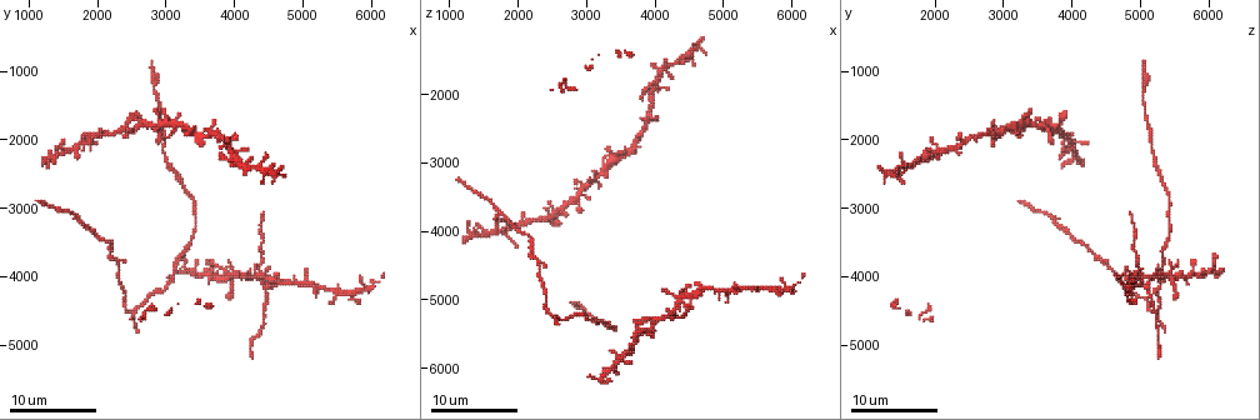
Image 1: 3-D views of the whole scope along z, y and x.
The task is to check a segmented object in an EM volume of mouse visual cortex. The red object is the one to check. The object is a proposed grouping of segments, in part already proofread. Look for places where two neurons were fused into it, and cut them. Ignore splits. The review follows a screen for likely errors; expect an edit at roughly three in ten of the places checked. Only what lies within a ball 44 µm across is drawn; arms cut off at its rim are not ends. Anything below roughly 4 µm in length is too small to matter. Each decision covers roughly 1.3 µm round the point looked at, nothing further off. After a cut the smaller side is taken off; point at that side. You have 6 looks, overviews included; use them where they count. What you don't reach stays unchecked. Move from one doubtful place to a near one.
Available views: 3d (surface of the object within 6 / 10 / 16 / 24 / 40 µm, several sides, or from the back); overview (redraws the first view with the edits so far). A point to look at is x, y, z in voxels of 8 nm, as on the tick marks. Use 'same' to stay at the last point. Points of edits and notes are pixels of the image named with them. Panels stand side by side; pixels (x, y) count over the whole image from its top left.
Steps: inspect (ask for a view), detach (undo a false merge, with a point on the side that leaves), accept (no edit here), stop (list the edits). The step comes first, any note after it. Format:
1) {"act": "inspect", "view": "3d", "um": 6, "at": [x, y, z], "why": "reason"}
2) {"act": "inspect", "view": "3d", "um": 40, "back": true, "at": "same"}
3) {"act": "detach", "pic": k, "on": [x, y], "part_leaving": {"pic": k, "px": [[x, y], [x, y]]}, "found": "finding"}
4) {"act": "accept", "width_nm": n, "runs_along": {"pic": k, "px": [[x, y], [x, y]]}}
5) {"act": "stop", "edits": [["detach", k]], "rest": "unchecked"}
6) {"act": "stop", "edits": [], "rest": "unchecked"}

{"act": "inspect", "view": "3d", "um": 16, "at": [3050, 4100, 5250], "why": "thin neck"}

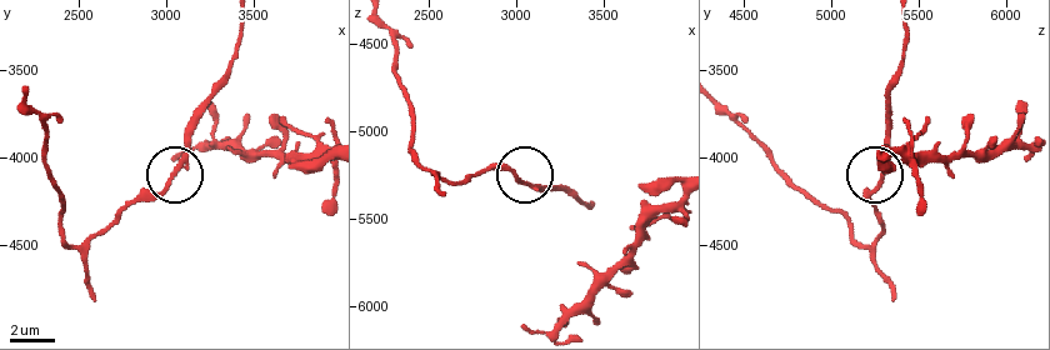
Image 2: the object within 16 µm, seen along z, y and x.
{"act": "accept", "runs_along": {"pic": 2, "px": [[720, 104], [865, 244], [883, 228], [871, 191], [888, 111]]}, "found": "all the same neuron"}

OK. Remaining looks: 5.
{"act": "inspect", "view": "3d", "um": 10, "at": [2300, 3800, 4450], "why": "thin arm on a thick one"}

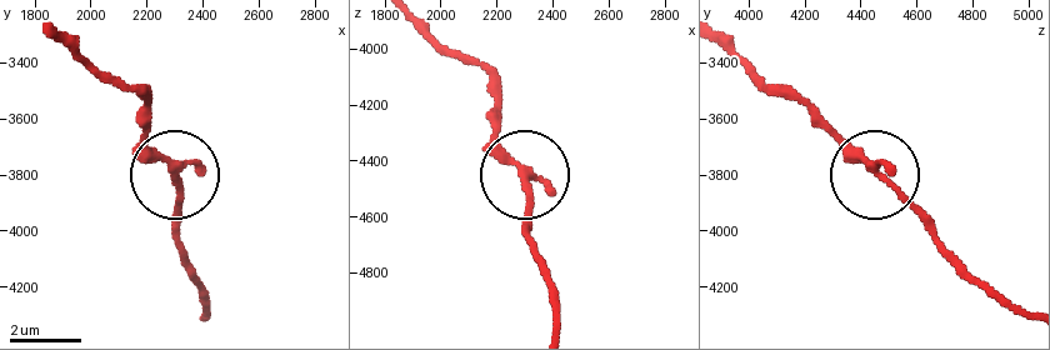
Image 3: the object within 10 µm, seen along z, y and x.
{"act": "accept", "runs_along": {"pic": 3, "px": [[63, 39], [143, 93], [143, 128], [168, 164], [179, 233]]}, "found": "all the same neuron"}

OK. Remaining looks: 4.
{"act": "inspect", "view": "3d", "um": 10, "at": [1800, 3250, 3750], "why": "arms run side by side"}

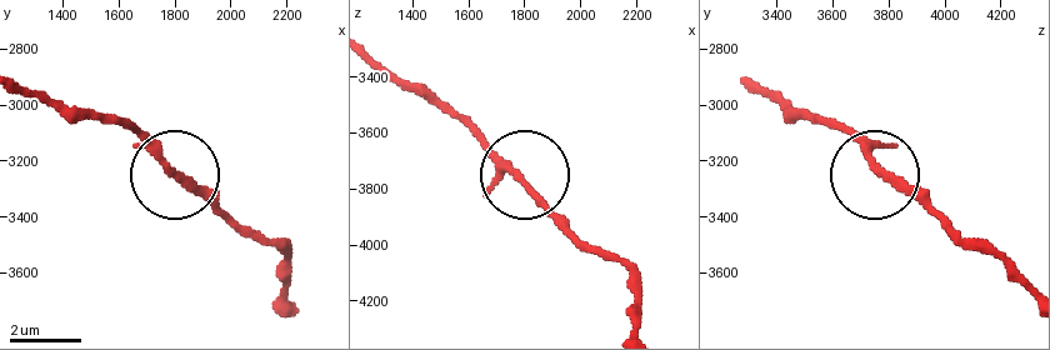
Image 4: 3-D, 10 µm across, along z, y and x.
{"act": "inspect", "view": "3d", "um": 6, "at": [1800, 3230, 3780]}

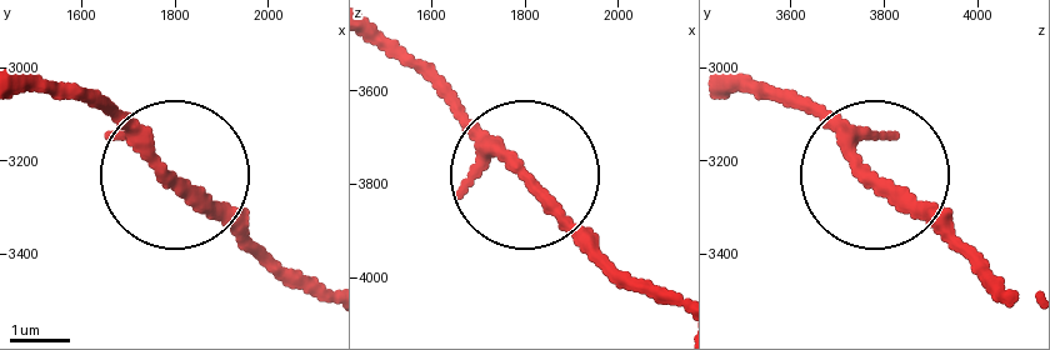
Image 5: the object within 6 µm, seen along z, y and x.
{"act": "accept", "runs_along": {"pic": 5, "px": [[28, 74], [116, 109], [261, 254]]}, "found": "one neuron here"}

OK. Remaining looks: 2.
{"act": "stop", "edits": [], "rest": "unchecked"}

